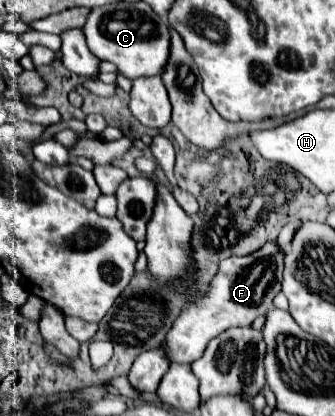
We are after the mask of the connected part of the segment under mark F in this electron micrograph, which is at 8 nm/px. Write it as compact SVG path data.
M275 243L263 245L257 253L245 257L229 257L219 263L219 271L209 285L209 293L197 305L185 305L169 333L165 335L165 355L171 363L191 365L201 357L207 343L231 327L249 327L257 317L273 309L273 297L281 289L283 253Z

